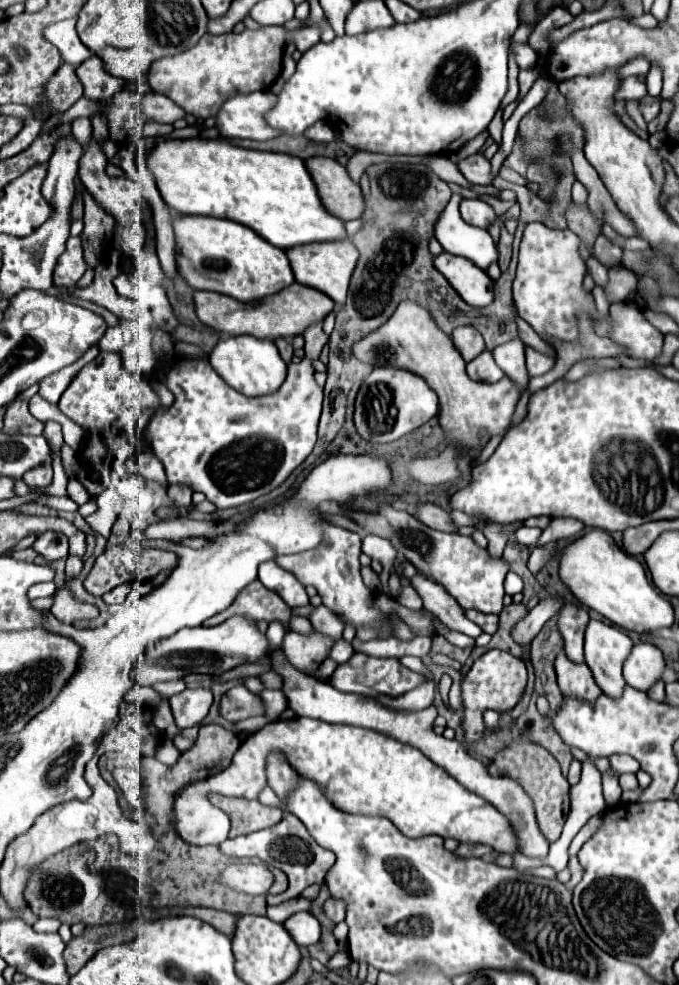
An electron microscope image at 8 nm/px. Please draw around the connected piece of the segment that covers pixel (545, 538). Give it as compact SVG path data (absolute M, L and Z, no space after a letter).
M552 518L550 526L540 534L536 544L548 544L548 542L554 542L560 538L574 538L574 536L580 536L584 532L584 528L586 526L574 518Z

